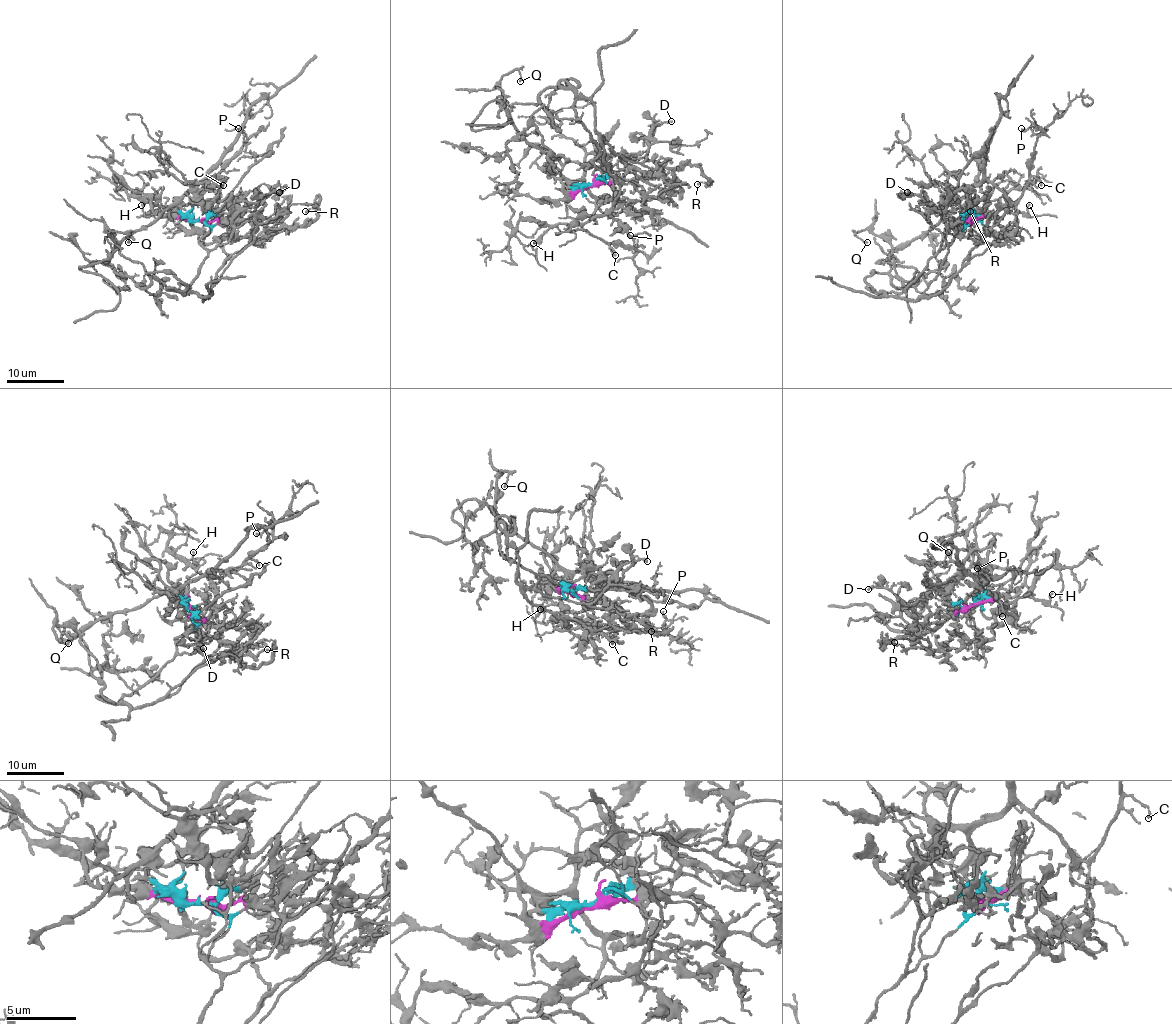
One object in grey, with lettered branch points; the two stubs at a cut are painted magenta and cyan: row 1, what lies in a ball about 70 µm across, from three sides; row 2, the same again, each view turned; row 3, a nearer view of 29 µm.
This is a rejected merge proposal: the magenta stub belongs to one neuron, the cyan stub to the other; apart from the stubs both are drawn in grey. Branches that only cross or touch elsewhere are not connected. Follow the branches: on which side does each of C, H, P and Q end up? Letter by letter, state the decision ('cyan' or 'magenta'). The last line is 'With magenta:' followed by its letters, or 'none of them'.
C: magenta
H: magenta
P: magenta
Q: cyan
With magenta: C, H, P

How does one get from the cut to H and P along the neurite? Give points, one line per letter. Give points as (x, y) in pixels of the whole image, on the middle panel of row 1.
H: (589, 185), (567, 192), (562, 179), (579, 179), (595, 202), (595, 212), (585, 223), (552, 225), (533, 243)
P: (589, 185), (567, 192), (562, 179), (579, 179), (595, 200), (585, 230), (638, 251), (631, 236)

